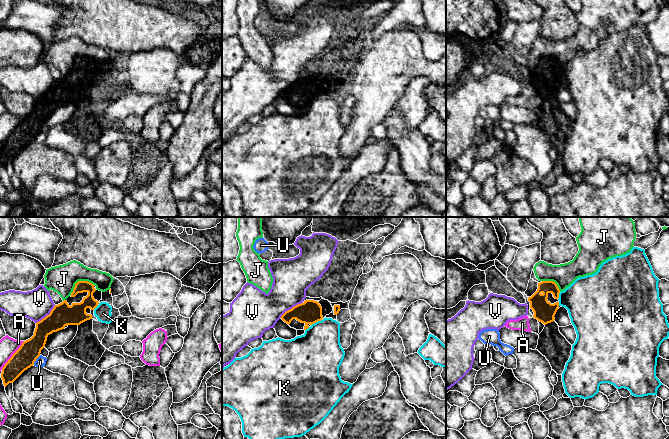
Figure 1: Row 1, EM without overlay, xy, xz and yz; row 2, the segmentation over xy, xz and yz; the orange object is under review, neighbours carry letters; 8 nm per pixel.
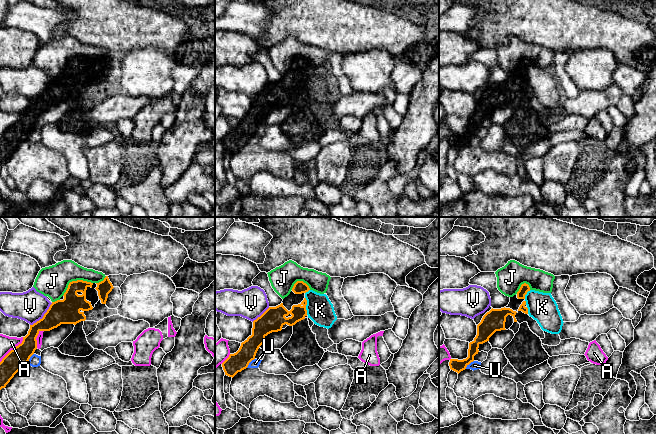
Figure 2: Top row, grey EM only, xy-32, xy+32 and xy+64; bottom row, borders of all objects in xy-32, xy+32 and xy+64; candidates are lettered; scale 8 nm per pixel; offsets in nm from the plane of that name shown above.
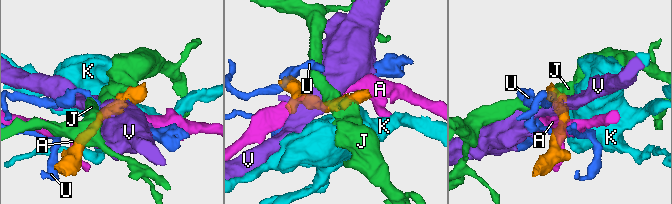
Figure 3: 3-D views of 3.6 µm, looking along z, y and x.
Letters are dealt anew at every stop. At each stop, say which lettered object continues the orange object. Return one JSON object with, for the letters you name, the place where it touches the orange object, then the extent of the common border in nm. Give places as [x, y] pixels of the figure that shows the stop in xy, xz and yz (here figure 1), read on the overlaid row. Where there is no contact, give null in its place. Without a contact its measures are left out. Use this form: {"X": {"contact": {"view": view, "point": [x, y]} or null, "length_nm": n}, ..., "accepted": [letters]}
{"accepted": []}

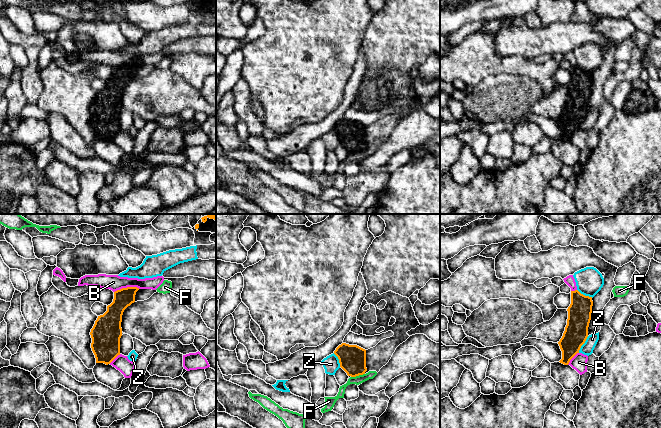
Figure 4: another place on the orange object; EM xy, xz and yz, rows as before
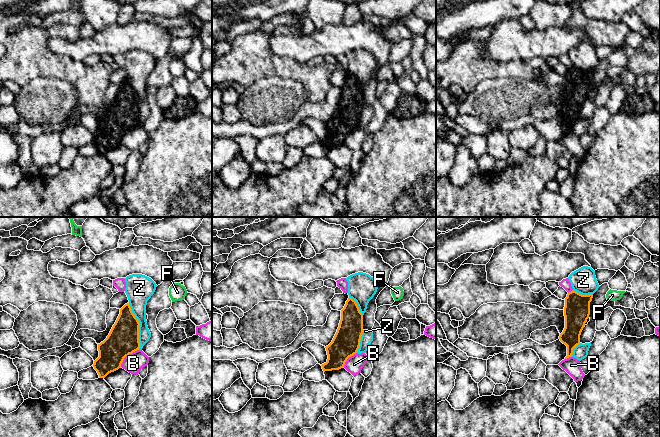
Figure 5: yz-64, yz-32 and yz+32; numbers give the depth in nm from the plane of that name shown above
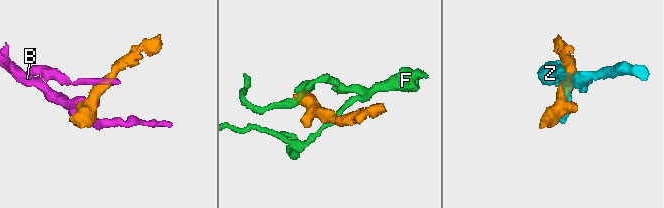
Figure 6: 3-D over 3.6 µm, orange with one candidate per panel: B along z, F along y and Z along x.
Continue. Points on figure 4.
{"accepted": []}

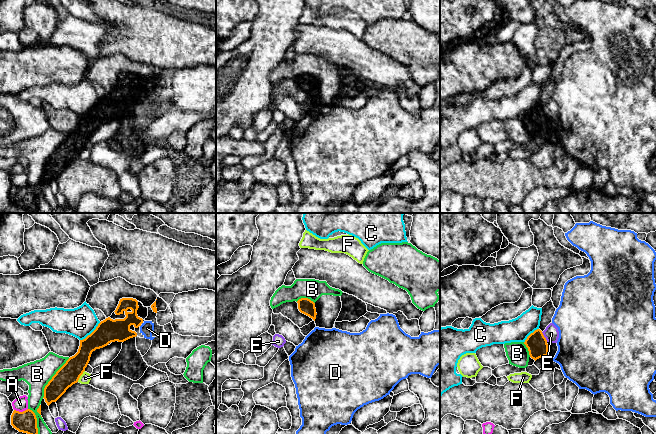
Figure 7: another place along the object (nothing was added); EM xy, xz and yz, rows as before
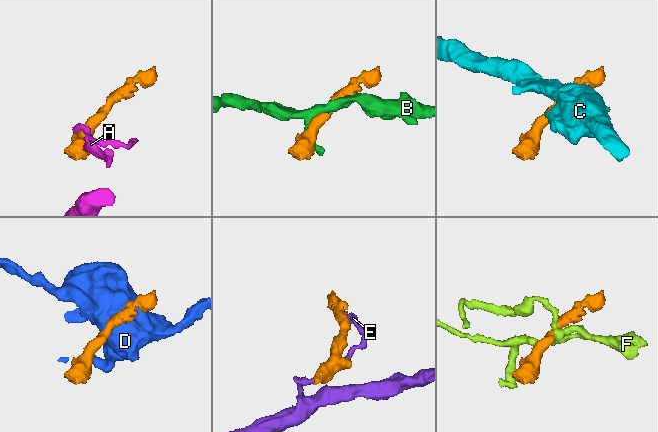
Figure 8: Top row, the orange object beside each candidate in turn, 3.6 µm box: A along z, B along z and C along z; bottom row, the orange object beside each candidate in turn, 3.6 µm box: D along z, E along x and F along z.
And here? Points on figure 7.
{"accepted": []}

